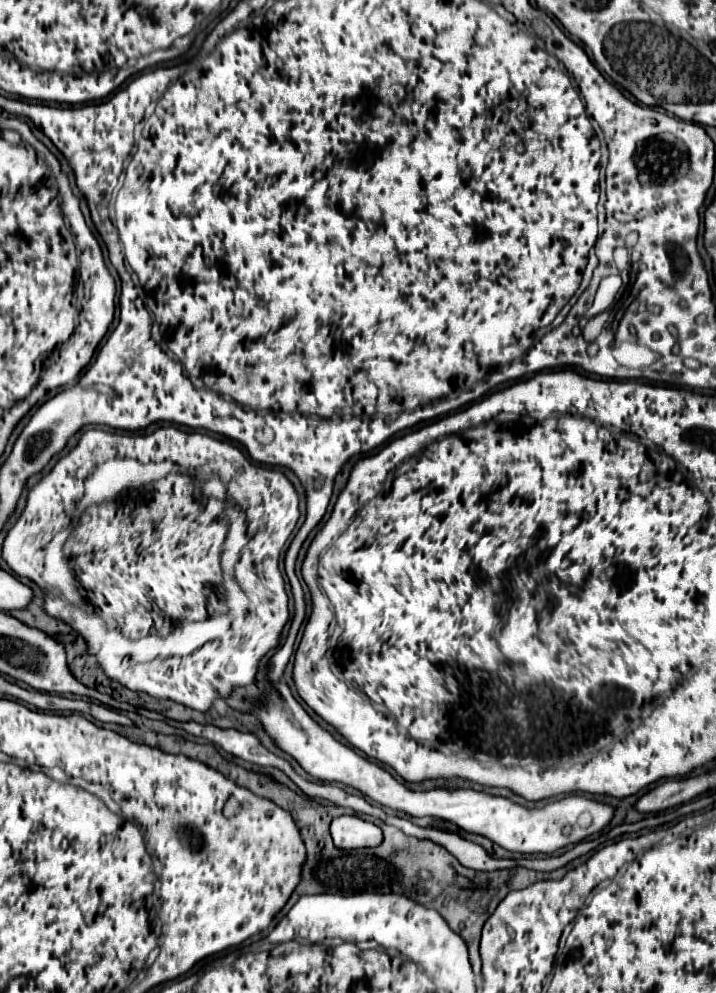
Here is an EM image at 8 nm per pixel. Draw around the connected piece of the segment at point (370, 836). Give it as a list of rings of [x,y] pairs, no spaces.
[[[340,816],[332,822],[332,838],[334,846],[342,850],[356,850],[356,848],[374,848],[382,842],[382,830],[358,816]]]

